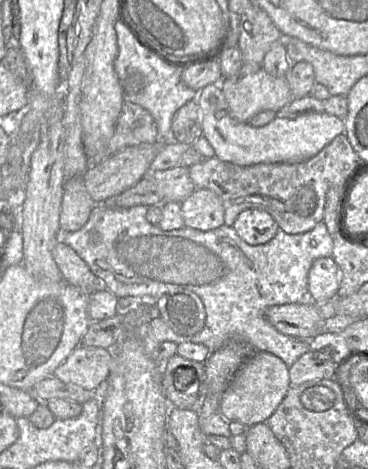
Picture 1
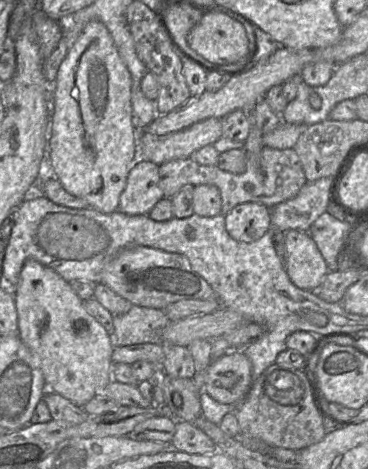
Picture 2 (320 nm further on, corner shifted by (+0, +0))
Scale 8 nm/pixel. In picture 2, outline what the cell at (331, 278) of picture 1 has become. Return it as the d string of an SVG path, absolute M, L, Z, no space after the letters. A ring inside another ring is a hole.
M285 232L286 272L300 289L317 291L328 274L328 266L309 232Z

